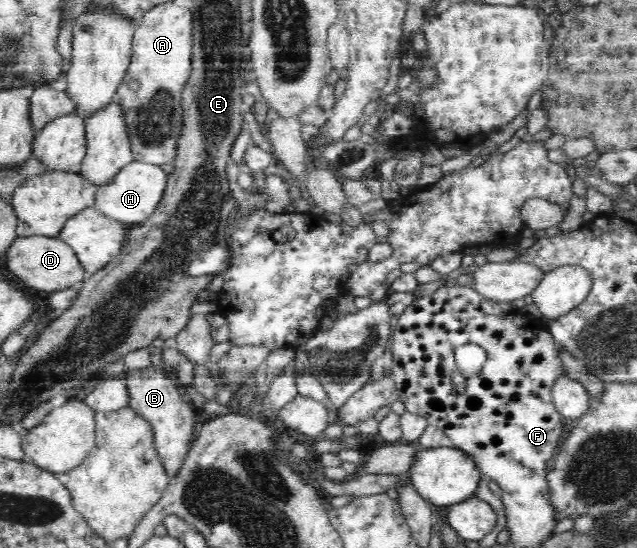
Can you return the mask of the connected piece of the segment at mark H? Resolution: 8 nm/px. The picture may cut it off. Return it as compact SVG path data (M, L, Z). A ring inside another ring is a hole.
M134 160L119 168L115 175L105 183L95 184L95 201L93 207L108 218L113 218L126 226L131 223L143 222L155 205L159 203L165 187L168 174L160 165L153 163L139 162Z

